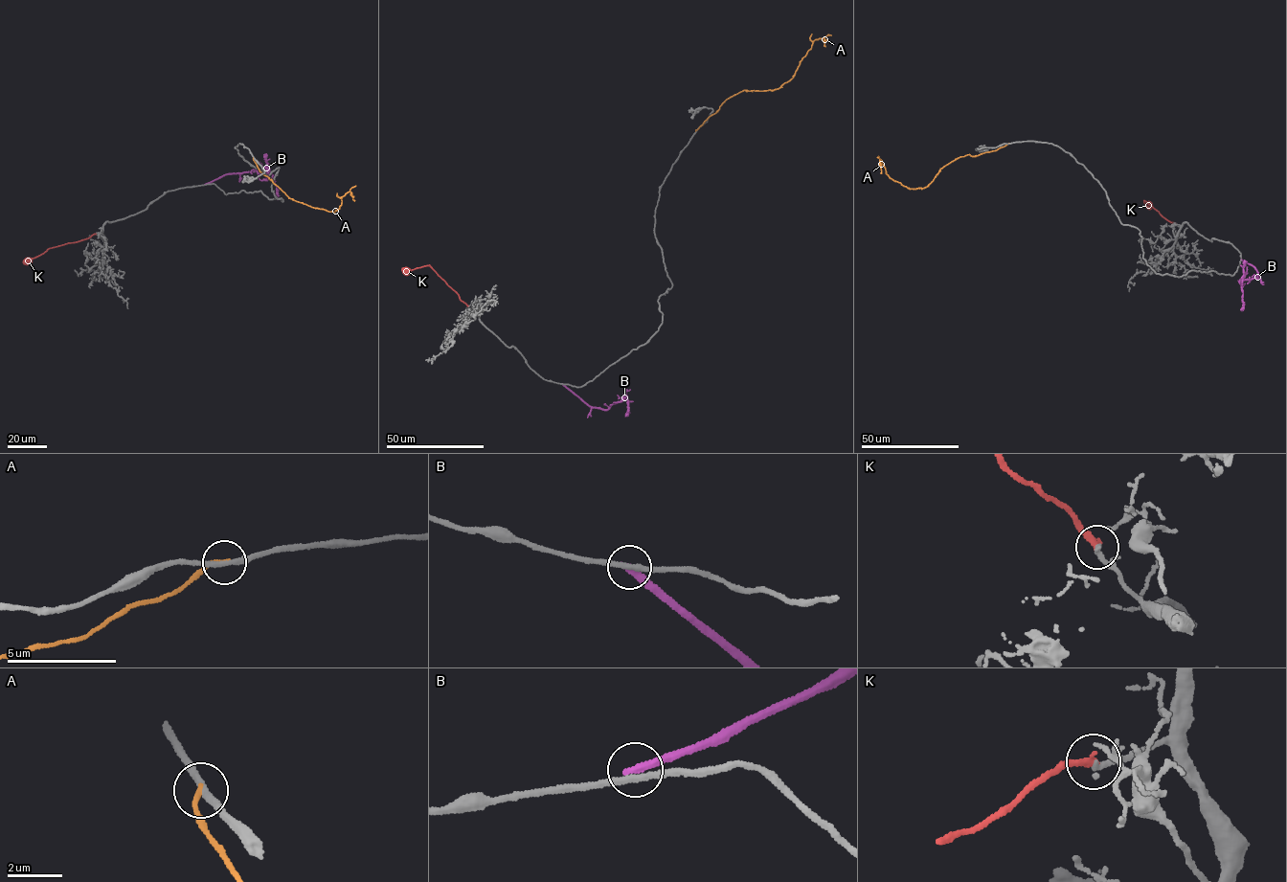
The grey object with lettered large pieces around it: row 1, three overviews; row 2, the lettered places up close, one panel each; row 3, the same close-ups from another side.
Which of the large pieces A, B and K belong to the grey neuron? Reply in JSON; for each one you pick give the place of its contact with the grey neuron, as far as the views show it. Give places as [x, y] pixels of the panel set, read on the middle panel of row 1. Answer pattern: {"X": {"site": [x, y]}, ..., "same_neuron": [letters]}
{"K": {"site": [468, 306]}, "same_neuron": ["K"]}

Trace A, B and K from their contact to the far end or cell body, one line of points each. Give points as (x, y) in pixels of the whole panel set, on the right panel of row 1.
A: (1008, 143), (995, 150), (959, 157), (940, 169), (925, 188), (909, 189), (891, 178), (879, 161), (880, 173)
B: (1241, 260), (1257, 273), (1256, 279), (1242, 282), (1241, 310)
K: (1176, 224), (1144, 200), (1148, 205)

